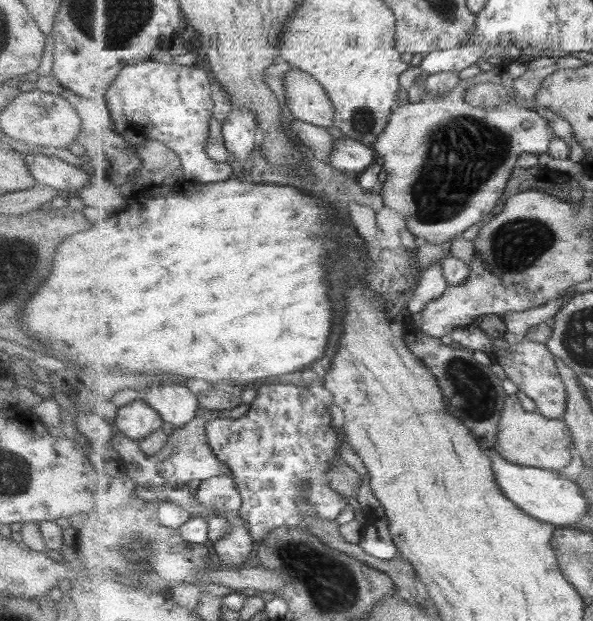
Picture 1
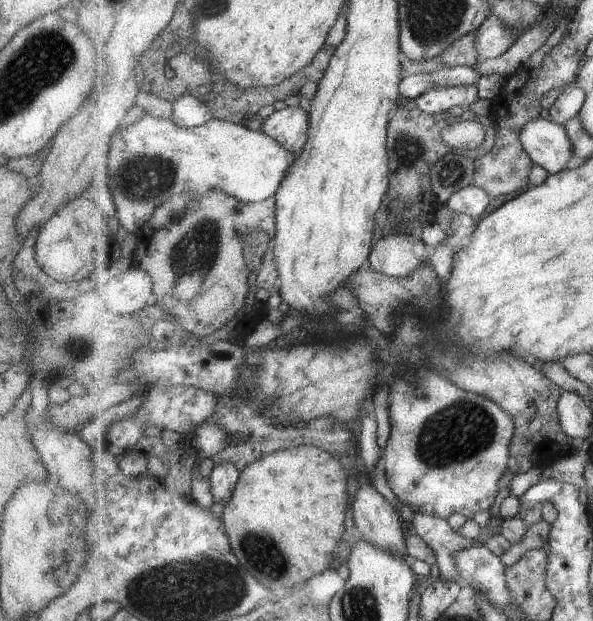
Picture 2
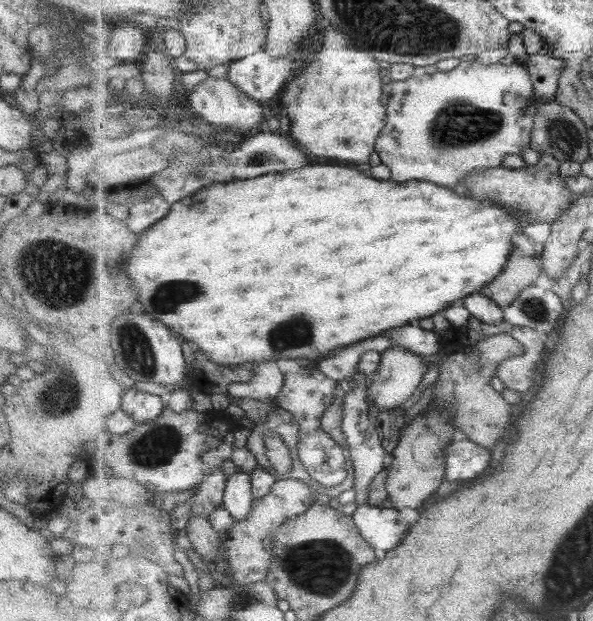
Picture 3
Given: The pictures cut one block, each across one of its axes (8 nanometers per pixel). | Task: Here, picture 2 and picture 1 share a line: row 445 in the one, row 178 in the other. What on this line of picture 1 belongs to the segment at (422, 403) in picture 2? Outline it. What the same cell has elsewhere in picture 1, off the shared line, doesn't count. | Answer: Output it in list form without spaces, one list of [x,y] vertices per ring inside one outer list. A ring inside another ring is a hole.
[[[508,61],[490,71],[461,79],[455,89],[446,95],[431,97],[425,94],[418,103],[405,103],[395,107],[386,131],[379,135],[373,148],[384,160],[387,178],[383,186],[384,206],[395,216],[405,214],[407,230],[414,237],[425,239],[433,245],[446,243],[459,238],[465,230],[475,226],[495,211],[499,200],[507,191],[507,185],[517,166],[521,154],[542,155],[550,151],[552,138],[549,138],[550,121],[539,112],[517,102],[506,99],[506,93],[513,89],[513,81],[523,76],[528,70],[525,62]],[[482,82],[495,83],[497,104],[492,108],[471,106],[466,100],[469,87]]]

